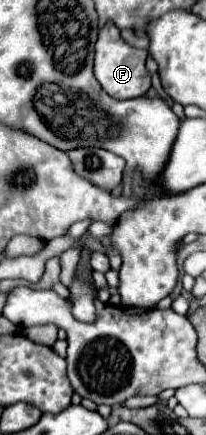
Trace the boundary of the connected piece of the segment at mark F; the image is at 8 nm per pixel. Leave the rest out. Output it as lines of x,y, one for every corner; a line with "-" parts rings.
106,23
100,27
96,41
96,57
94,57
94,75
100,81
102,89
114,99
130,99
142,97
150,89
150,75
144,67
148,53
146,49
134,49
120,37
120,29
114,23

